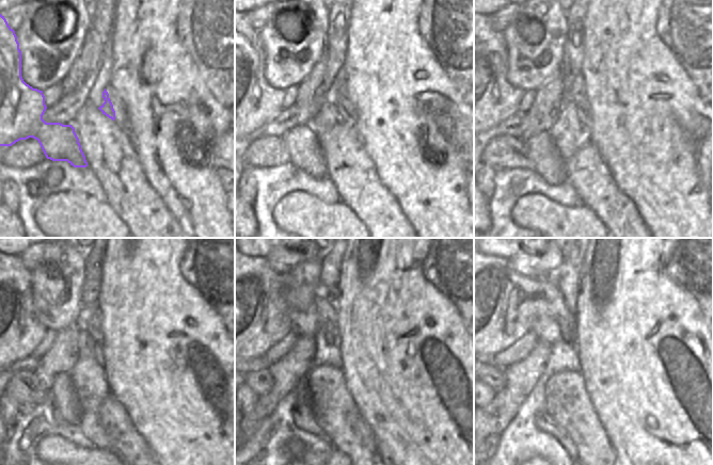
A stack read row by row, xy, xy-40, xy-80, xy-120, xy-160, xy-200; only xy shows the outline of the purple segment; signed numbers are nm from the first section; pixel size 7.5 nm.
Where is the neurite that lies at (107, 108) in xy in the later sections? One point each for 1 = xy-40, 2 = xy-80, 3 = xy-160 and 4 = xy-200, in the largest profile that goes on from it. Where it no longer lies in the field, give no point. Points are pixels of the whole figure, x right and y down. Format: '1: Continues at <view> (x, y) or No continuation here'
1: Continues at xy-40 (345, 110)
2: Continues at xy-80 (577, 91)
3: Continues at xy-160 (326, 307)
4: Continues at xy-200 (495, 305)

